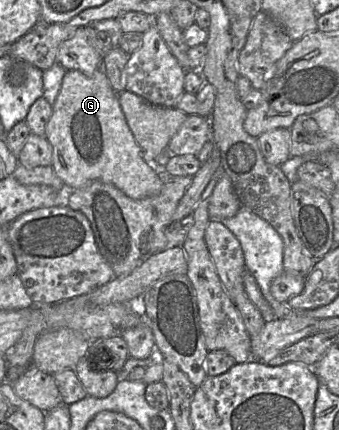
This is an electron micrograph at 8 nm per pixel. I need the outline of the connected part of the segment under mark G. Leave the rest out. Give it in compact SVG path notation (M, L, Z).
M103 68L87 76L78 70L66 70L58 96L52 106L52 115L44 137L52 147L52 167L56 175L69 190L84 187L92 181L111 184L128 197L139 200L159 194L164 176L160 170L146 160L142 148L137 144L119 103L119 93L111 86Z

